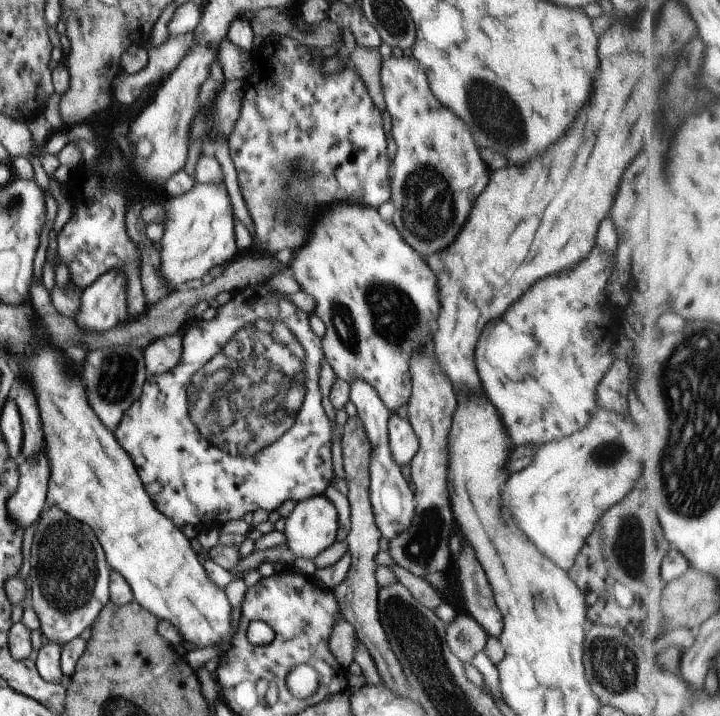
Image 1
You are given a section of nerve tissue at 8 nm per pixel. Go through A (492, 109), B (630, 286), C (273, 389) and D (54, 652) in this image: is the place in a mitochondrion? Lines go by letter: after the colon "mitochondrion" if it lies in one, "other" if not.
A: mitochondrion
B: other
C: mitochondrion
D: other

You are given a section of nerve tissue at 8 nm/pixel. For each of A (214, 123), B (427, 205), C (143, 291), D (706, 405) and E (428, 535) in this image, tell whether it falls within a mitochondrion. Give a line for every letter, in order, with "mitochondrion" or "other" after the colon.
A: mitochondrion
B: mitochondrion
C: other
D: mitochondrion
E: mitochondrion

